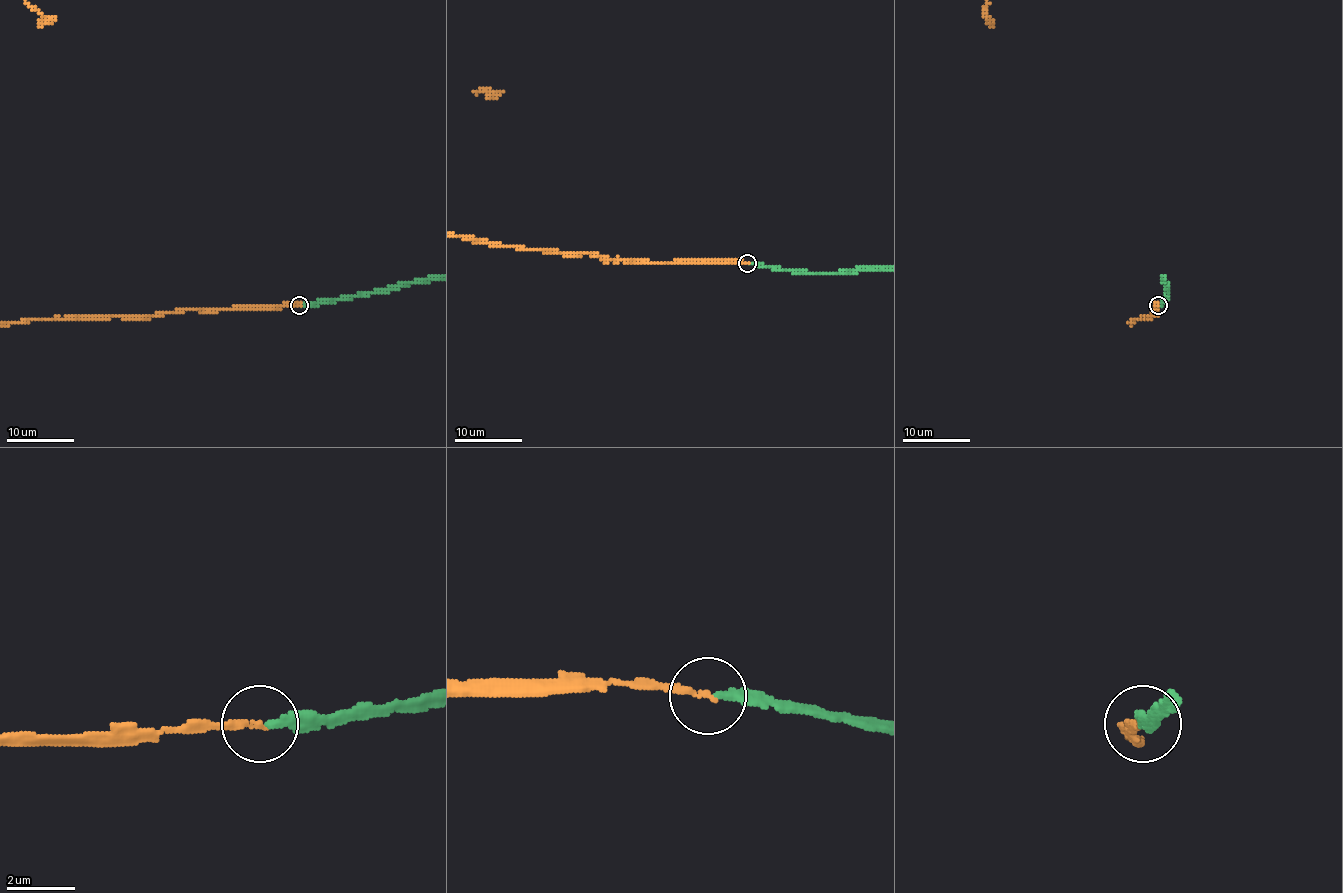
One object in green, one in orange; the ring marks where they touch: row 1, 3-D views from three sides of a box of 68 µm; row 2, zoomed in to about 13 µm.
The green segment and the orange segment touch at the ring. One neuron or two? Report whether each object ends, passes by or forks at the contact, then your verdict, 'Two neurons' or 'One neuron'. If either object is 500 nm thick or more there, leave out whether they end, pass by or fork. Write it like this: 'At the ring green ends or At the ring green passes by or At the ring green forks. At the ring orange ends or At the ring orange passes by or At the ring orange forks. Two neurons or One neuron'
At the ring green ends. At the ring orange ends. One neuron

